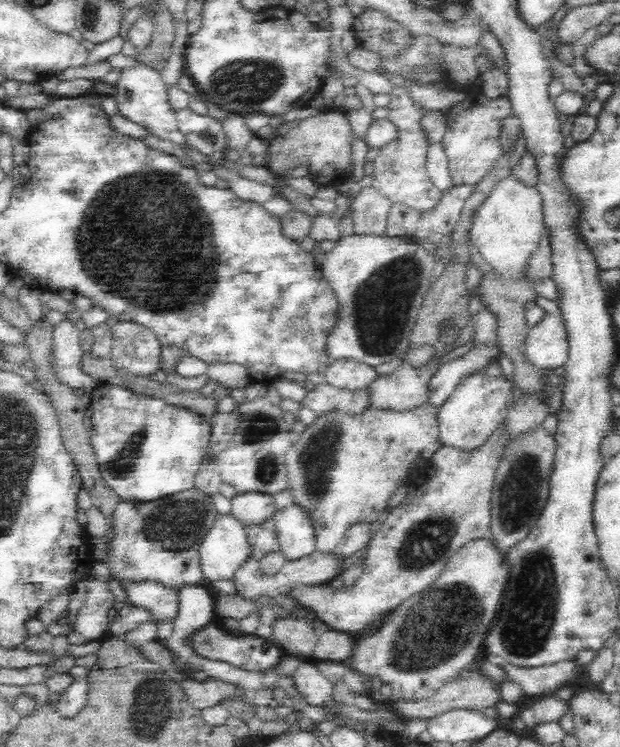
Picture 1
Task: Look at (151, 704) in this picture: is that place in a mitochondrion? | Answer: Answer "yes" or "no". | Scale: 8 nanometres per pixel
yes

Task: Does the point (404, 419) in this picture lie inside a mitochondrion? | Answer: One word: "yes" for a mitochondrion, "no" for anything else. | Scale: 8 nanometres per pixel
no

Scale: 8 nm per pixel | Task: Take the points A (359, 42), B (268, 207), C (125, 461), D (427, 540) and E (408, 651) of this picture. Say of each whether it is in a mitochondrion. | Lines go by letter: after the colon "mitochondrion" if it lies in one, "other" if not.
A: other
B: other
C: mitochondrion
D: mitochondrion
E: mitochondrion

